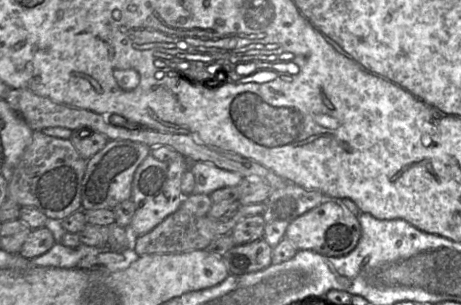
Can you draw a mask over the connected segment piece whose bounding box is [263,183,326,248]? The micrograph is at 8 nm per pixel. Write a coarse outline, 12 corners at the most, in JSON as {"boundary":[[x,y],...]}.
{"boundary":[[294,183],[265,202],[264,240],[274,248],[298,216],[326,200]]}

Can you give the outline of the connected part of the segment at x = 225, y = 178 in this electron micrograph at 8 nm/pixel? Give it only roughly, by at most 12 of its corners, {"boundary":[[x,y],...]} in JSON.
{"boundary":[[201,161],[190,162],[193,194],[210,195],[238,186],[238,173]]}

